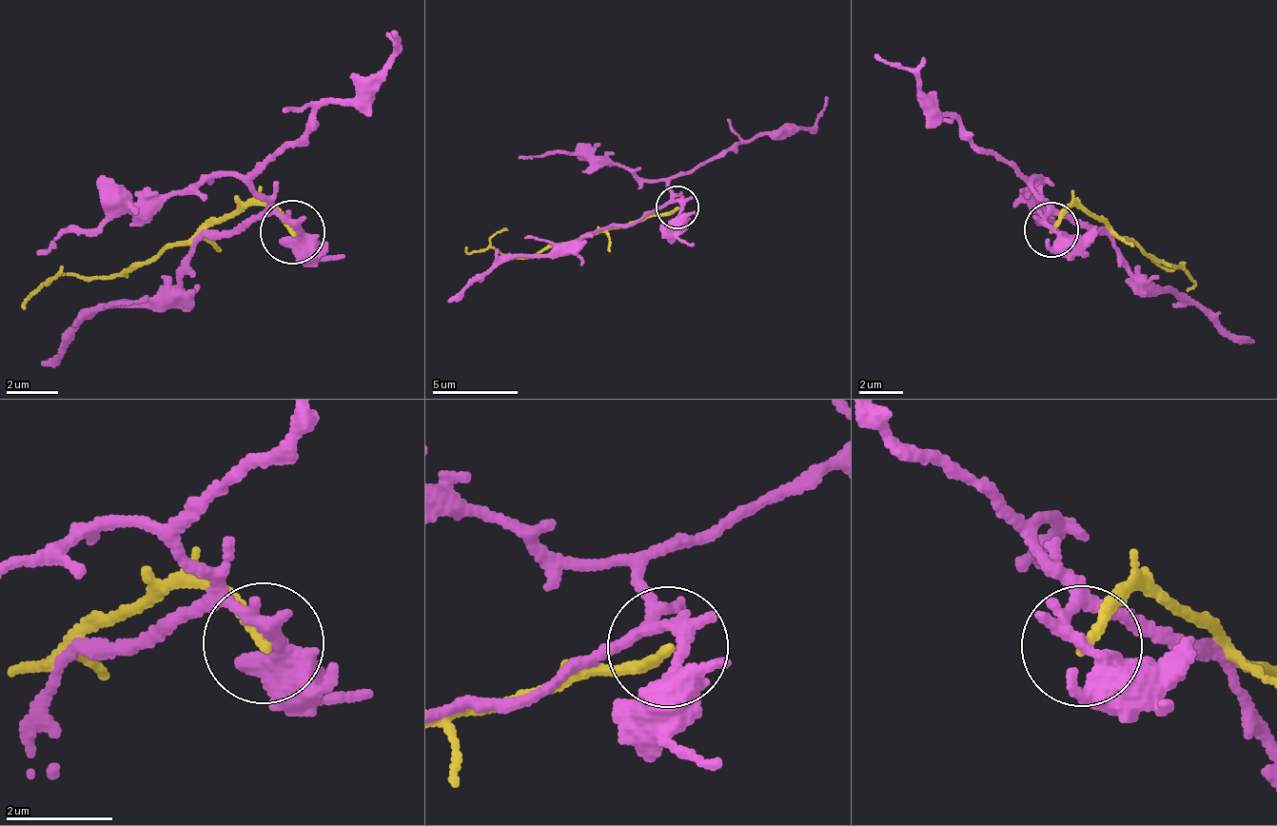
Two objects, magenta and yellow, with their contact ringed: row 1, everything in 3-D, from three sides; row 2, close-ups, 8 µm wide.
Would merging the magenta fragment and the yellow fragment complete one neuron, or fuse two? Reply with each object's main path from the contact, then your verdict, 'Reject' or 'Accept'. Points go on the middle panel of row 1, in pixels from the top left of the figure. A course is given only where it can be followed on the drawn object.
Course of magenta: (679, 206), (664, 201), (631, 223), (615, 223), (551, 253), (509, 253), (446, 301). Course of yellow: (676, 206), (668, 214), (645, 213), (527, 257), (496, 252), (470, 252), (467, 248). Reject

